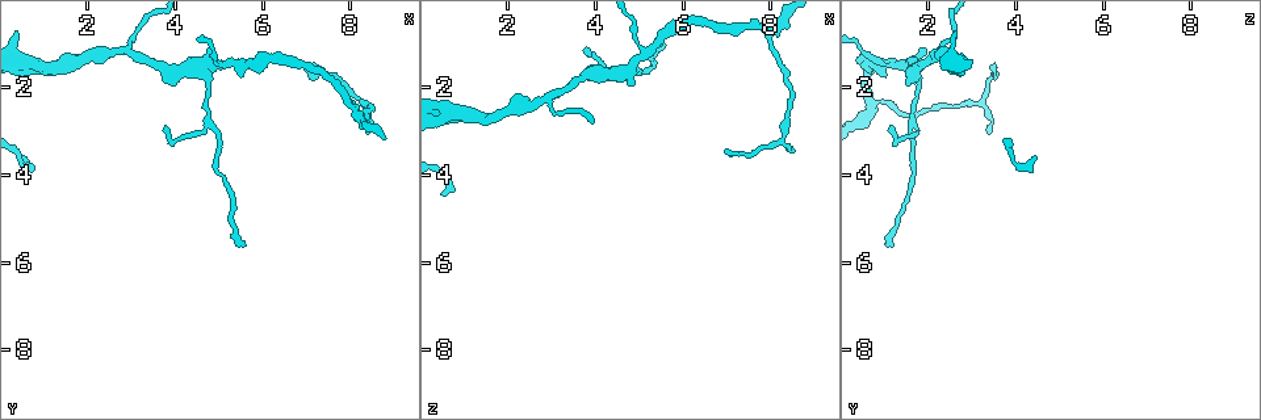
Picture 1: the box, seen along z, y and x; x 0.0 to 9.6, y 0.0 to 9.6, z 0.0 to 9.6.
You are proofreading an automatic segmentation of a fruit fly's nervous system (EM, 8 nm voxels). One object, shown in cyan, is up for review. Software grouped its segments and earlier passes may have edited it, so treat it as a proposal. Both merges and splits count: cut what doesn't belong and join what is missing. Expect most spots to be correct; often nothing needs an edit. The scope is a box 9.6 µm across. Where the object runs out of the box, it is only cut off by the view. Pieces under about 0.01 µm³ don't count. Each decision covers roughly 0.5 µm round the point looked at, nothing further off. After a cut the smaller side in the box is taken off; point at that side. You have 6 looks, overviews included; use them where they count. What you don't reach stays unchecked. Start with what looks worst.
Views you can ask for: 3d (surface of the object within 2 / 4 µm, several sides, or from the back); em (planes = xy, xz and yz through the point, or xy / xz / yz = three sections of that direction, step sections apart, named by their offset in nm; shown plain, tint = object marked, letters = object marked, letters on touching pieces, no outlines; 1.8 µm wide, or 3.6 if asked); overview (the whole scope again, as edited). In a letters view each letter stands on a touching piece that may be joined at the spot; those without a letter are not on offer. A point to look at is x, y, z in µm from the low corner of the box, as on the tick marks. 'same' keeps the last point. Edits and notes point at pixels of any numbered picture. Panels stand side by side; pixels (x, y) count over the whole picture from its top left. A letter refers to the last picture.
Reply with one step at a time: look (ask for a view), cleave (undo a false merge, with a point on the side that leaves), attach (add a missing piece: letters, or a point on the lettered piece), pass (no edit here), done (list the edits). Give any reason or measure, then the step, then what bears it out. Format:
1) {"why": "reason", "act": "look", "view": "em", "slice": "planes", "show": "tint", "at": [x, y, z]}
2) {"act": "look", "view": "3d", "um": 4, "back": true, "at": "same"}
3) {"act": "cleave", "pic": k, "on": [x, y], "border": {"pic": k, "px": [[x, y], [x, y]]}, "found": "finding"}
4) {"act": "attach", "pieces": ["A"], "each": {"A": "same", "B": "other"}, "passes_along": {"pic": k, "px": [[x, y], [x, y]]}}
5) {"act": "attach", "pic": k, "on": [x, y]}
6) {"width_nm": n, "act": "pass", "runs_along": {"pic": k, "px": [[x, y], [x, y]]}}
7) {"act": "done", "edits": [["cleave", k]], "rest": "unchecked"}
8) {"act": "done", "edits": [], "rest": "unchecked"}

{"why": "thick turns thin", "act": "look", "view": "em", "slice": "yz", "step": 16, "show": "letters", "at": [2.85, 1.10, 2.35]}

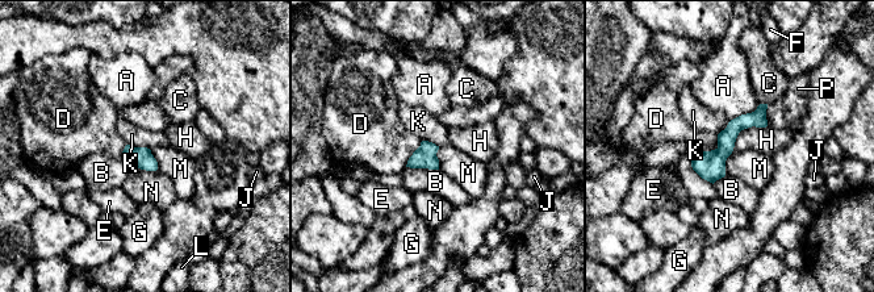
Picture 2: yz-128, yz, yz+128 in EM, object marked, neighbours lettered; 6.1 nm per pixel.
{"act": "pass", "each": {"A": "other", "B": "other", "C": "other", "D": "other", "E": "other", "F": "other", "G": "other", "H": "other", "J": "other", "K": "other", "L": "other", "M": "other", "N": "other", "P": "other"}, "runs_along": {"pic": 2, "px": [[762, 107], [726, 138], [705, 175]]}, "found": "one neuron here"}

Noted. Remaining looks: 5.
{"why": "side arm on a straight run", "act": "look", "view": "3d", "um": 2, "at": [7.95, 2.20, 0.65]}

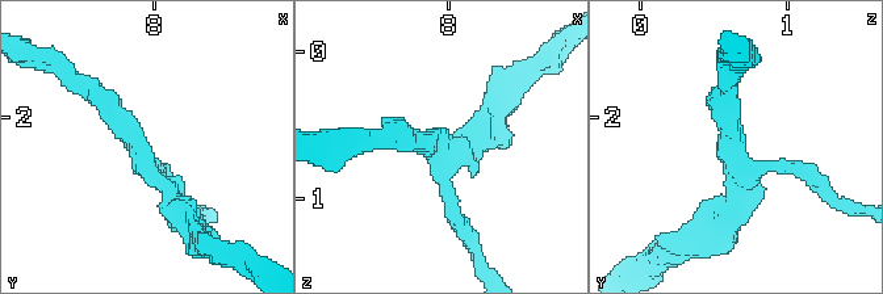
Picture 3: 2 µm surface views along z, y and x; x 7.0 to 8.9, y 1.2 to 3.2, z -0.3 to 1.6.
{"arms": 3, "act": "look", "view": "em", "slice": "xy", "step": 4, "show": "letters", "at": [7.88, 2.24, 0.64]}

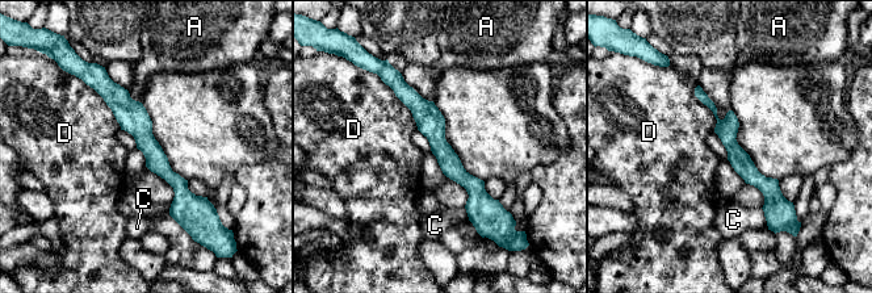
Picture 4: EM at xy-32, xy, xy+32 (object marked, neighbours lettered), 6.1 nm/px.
{"act": "pass", "each": {"A": "other", "C": "other", "D": "other"}, "border": {"pic": 4, "px": [[128, 92], [139, 103]]}, "found": "all the same neuron"}

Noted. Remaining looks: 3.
{"why": "thin end", "act": "look", "view": "em", "slice": "xy", "step": 8, "show": "tint", "at": [7.00, 1.65, 3.55]}

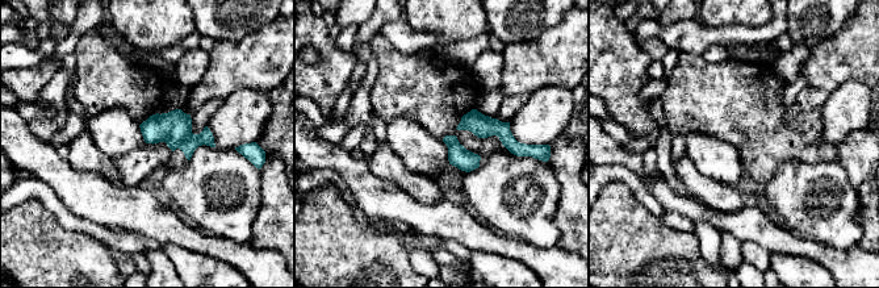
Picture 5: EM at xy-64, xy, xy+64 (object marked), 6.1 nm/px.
{"act": "look", "view": "em", "slice": "planes", "show": "letters", "at": "same"}

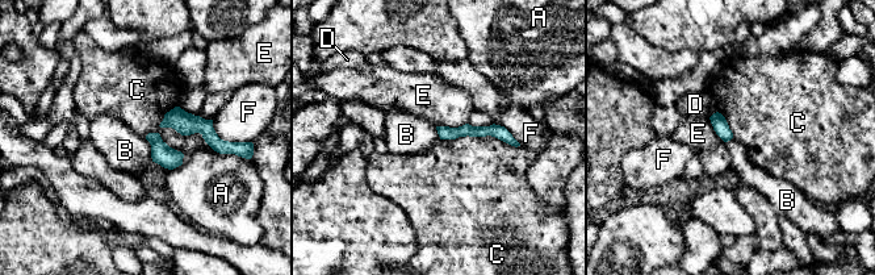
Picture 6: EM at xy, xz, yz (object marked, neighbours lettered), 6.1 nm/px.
{"width_nm": 80, "act": "pass", "each": {"A": "other", "B": "other", "C": "other", "D": "other", "E": "other", "F": "other"}, "runs_along": {"pic": 6, "px": [[440, 129], [497, 130], [511, 141]]}, "found": "none of them fits"}

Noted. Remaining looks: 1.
{"act": "done", "edits": [], "rest": "unchecked"}

